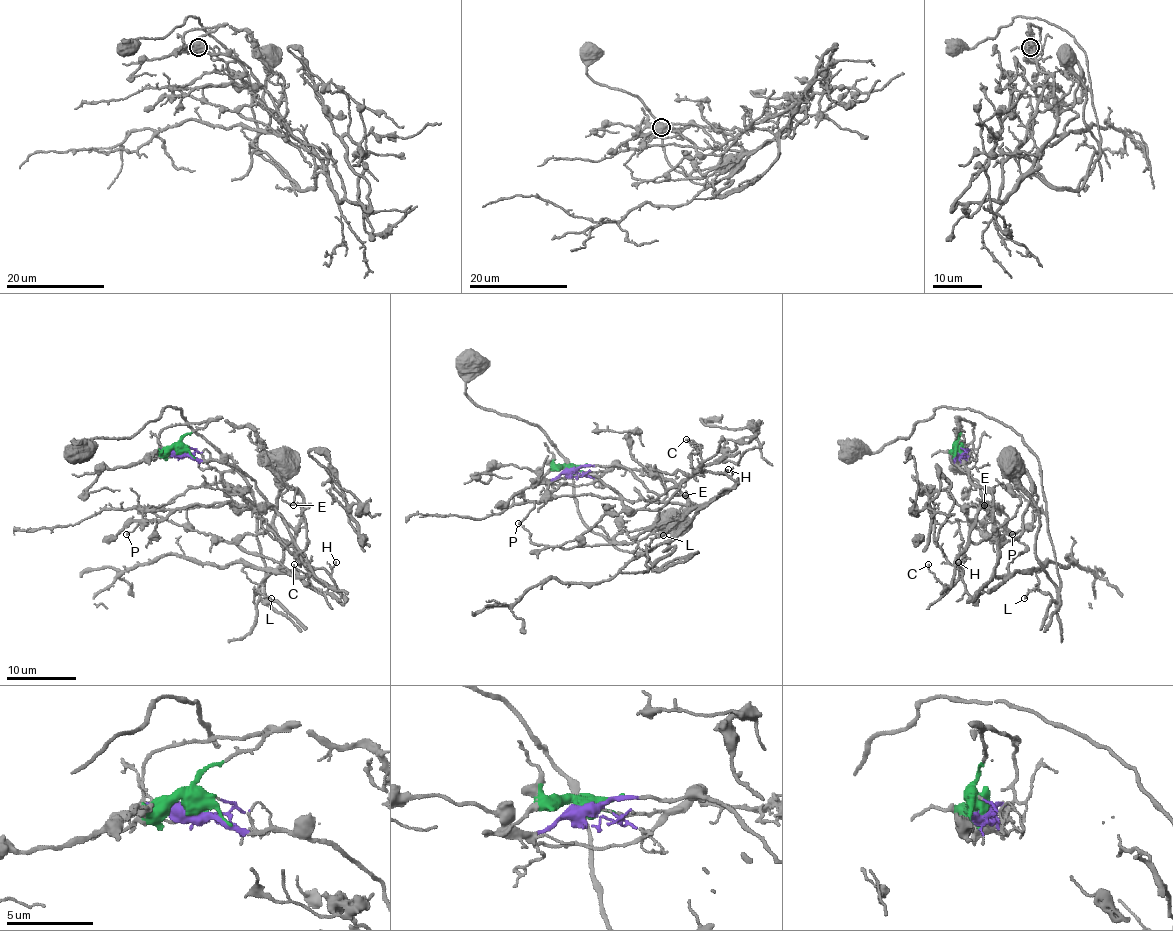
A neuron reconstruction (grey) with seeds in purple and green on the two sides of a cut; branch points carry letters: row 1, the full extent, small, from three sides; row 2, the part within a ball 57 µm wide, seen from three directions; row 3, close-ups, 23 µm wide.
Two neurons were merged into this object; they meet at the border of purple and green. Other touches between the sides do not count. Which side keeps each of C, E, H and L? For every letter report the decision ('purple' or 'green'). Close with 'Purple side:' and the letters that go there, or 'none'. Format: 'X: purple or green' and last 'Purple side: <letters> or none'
C: green
E: green
H: green
L: green
Purple side: none

